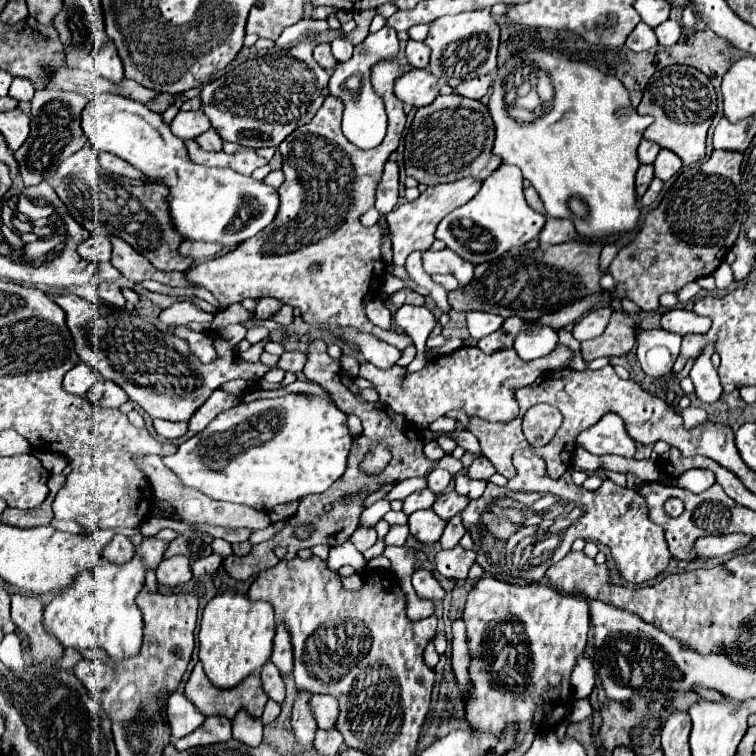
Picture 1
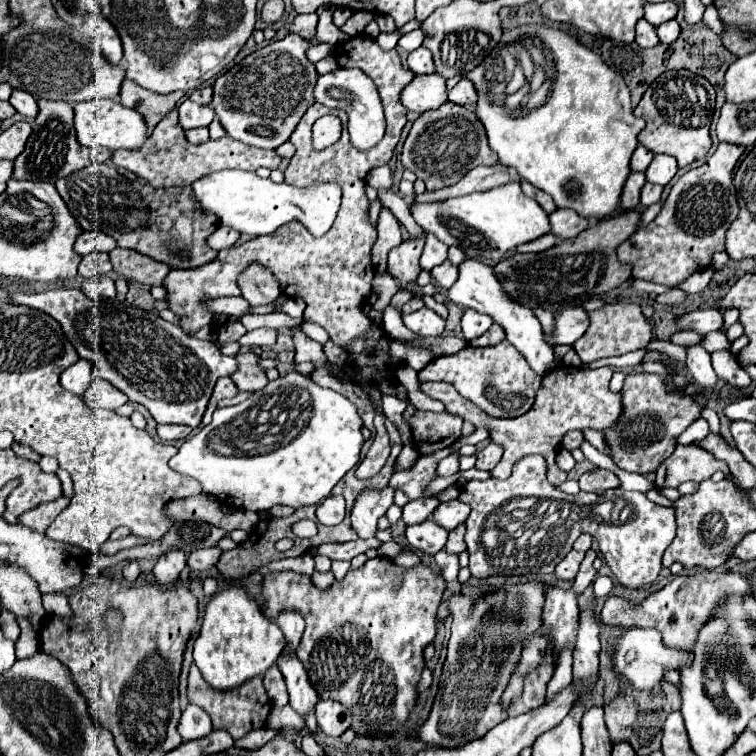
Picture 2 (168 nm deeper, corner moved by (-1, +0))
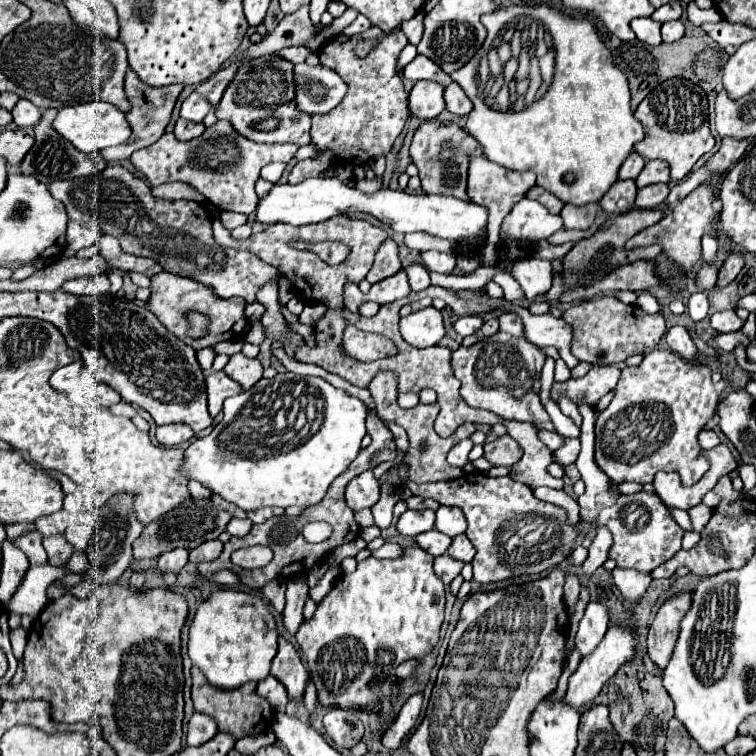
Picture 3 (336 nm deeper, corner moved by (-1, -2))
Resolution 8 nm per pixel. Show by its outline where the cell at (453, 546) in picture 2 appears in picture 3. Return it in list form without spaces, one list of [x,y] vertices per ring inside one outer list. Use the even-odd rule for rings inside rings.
[[[460,534],[452,540],[450,548],[448,548],[448,554],[454,558],[454,560],[460,560],[460,562],[472,562],[474,554],[476,554],[476,548],[472,546],[472,542],[468,540],[466,534]]]

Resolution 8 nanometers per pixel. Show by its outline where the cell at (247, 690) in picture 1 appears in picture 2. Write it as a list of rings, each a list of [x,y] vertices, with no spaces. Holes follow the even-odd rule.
[[[196,664],[190,666],[190,676],[188,676],[188,700],[196,706],[200,706],[210,718],[212,718],[212,726],[214,728],[222,728],[226,730],[234,740],[236,738],[242,738],[246,732],[250,730],[256,730],[256,728],[262,728],[264,722],[266,722],[266,716],[270,712],[270,700],[268,700],[268,694],[262,686],[262,676],[254,676],[252,680],[244,682],[242,686],[238,688],[232,688],[232,690],[226,690],[226,692],[220,692],[220,690],[214,690],[212,686],[206,684],[206,680],[202,678],[200,670]]]

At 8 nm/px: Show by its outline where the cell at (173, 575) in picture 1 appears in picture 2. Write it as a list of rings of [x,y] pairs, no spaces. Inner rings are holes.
[[[174,550],[156,560],[152,574],[154,574],[158,586],[168,588],[178,580],[178,576],[184,568],[186,568],[186,554],[182,550]]]

